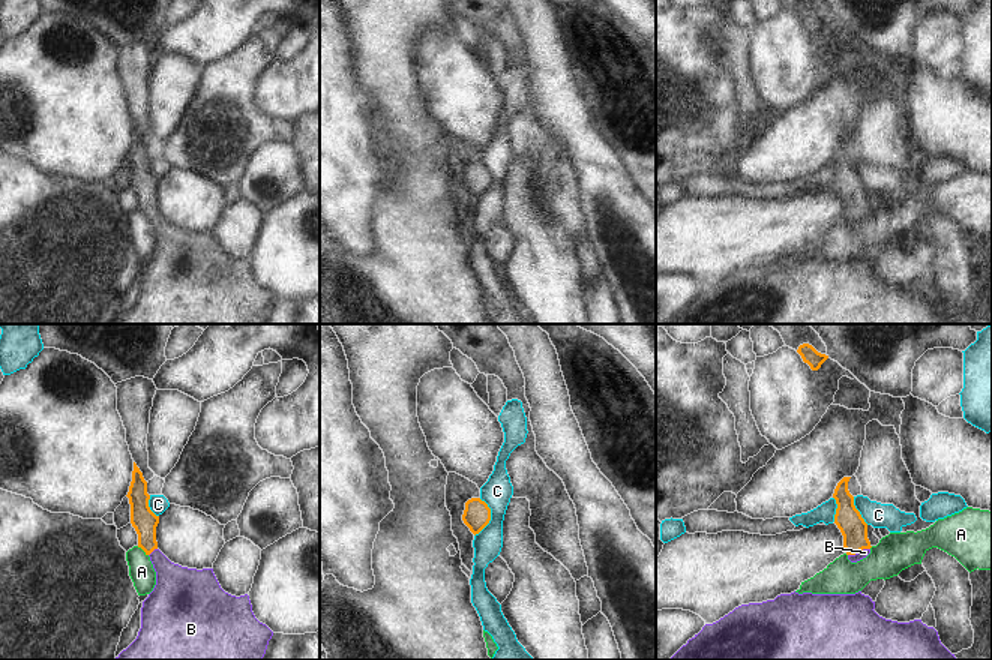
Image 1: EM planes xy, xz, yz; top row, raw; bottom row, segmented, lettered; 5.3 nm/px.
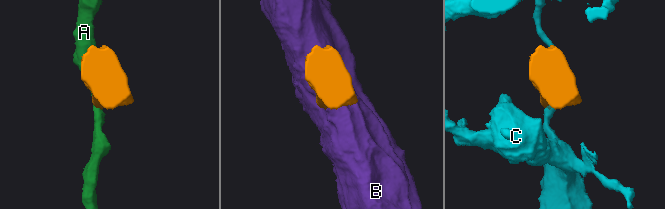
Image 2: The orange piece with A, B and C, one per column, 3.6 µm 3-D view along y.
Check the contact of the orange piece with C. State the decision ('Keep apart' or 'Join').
Keep apart.

